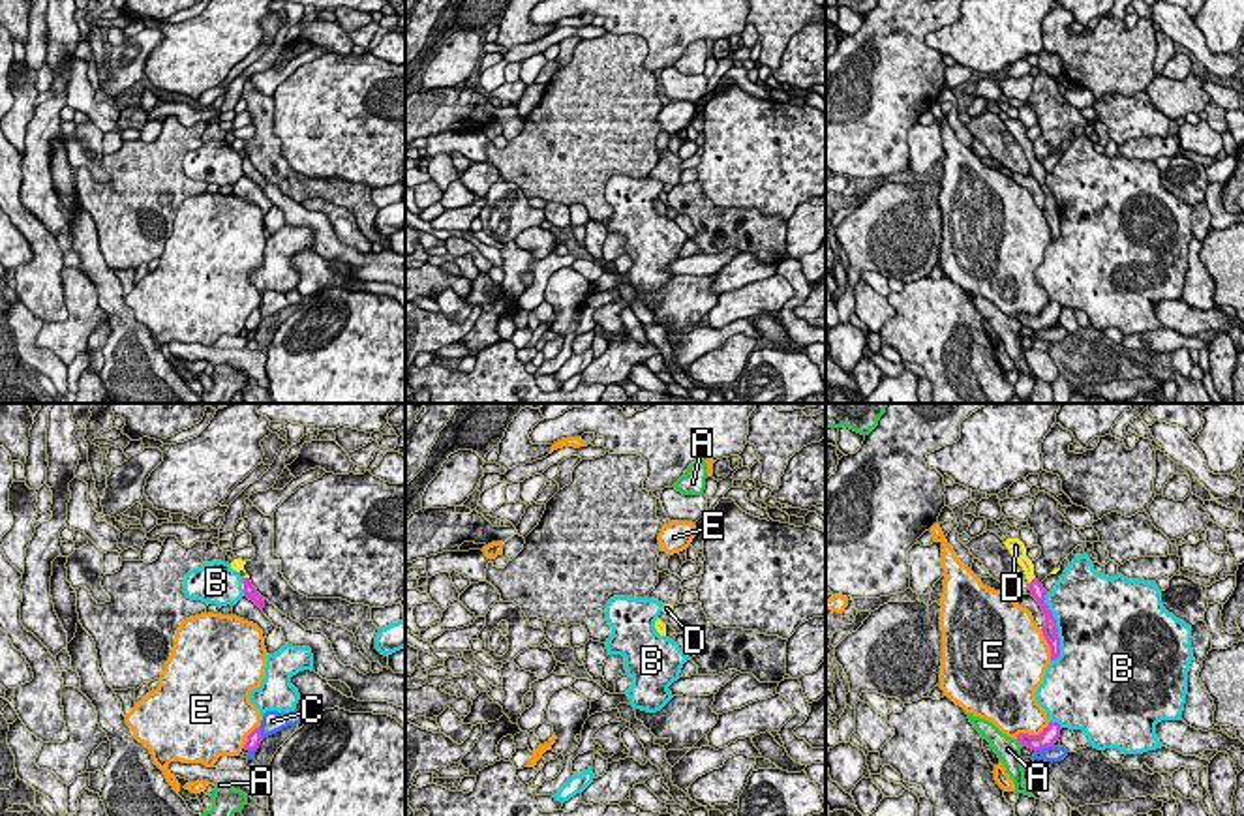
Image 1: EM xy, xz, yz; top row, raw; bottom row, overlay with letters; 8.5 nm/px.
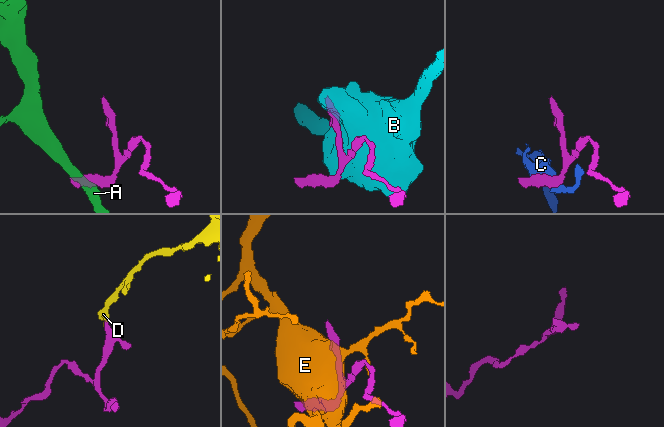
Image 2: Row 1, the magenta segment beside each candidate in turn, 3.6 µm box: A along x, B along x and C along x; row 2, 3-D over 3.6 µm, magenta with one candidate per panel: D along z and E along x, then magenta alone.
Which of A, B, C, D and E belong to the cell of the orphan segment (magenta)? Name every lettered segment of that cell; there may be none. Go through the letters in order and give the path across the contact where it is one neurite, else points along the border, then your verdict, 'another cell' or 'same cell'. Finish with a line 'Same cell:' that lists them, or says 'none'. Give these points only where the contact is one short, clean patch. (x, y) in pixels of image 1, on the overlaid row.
A: along yz (1016, 740), (1023, 745) | another cell
B: another cell
C: along yz (1053, 743), (1036, 751) | another cell
D: across yz (1036, 588), (1032, 580), (1027, 563), (1019, 556) | same cell
E: another cell
Same cell: D

